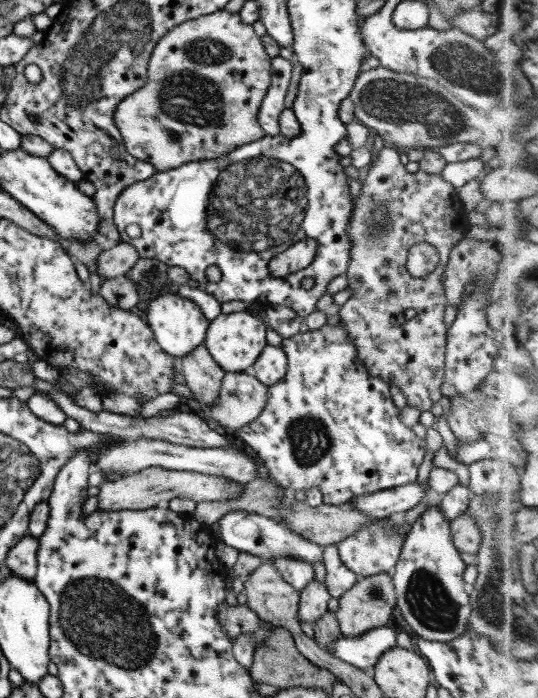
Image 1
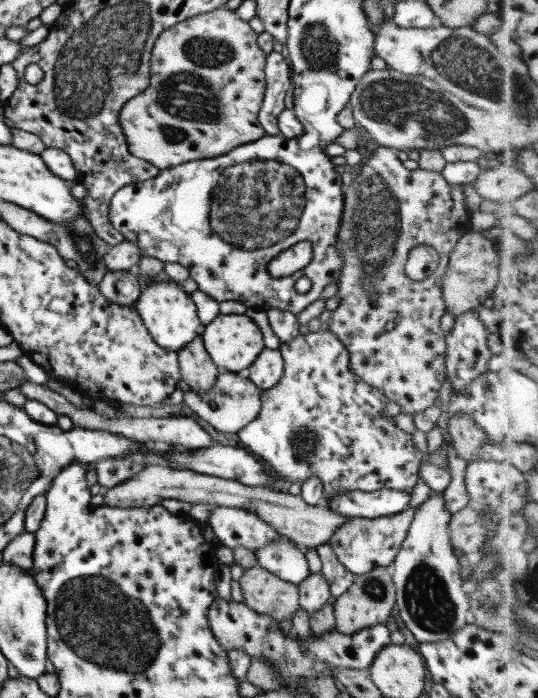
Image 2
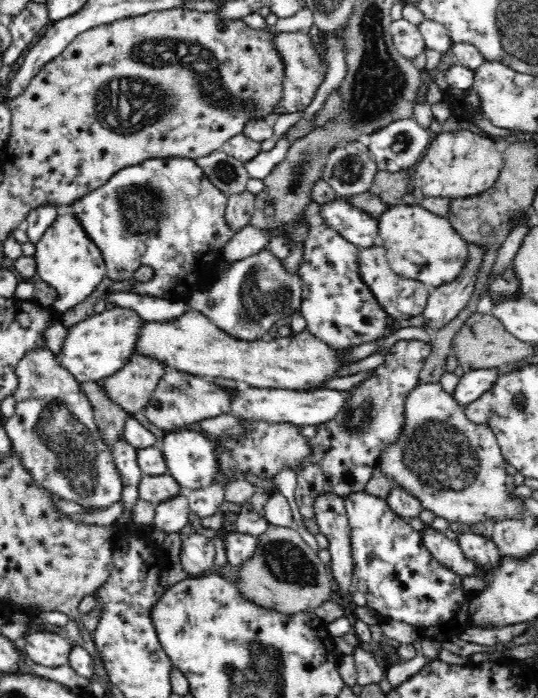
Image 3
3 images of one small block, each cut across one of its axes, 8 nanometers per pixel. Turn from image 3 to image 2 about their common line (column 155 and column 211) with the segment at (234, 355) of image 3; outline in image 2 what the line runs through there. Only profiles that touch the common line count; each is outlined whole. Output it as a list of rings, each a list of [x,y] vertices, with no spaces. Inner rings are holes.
[[[220,313],[204,327],[201,338],[212,362],[216,364],[220,372],[245,373],[248,366],[258,358],[258,355],[265,347],[258,324],[254,323],[254,320],[245,315],[245,313]]]

